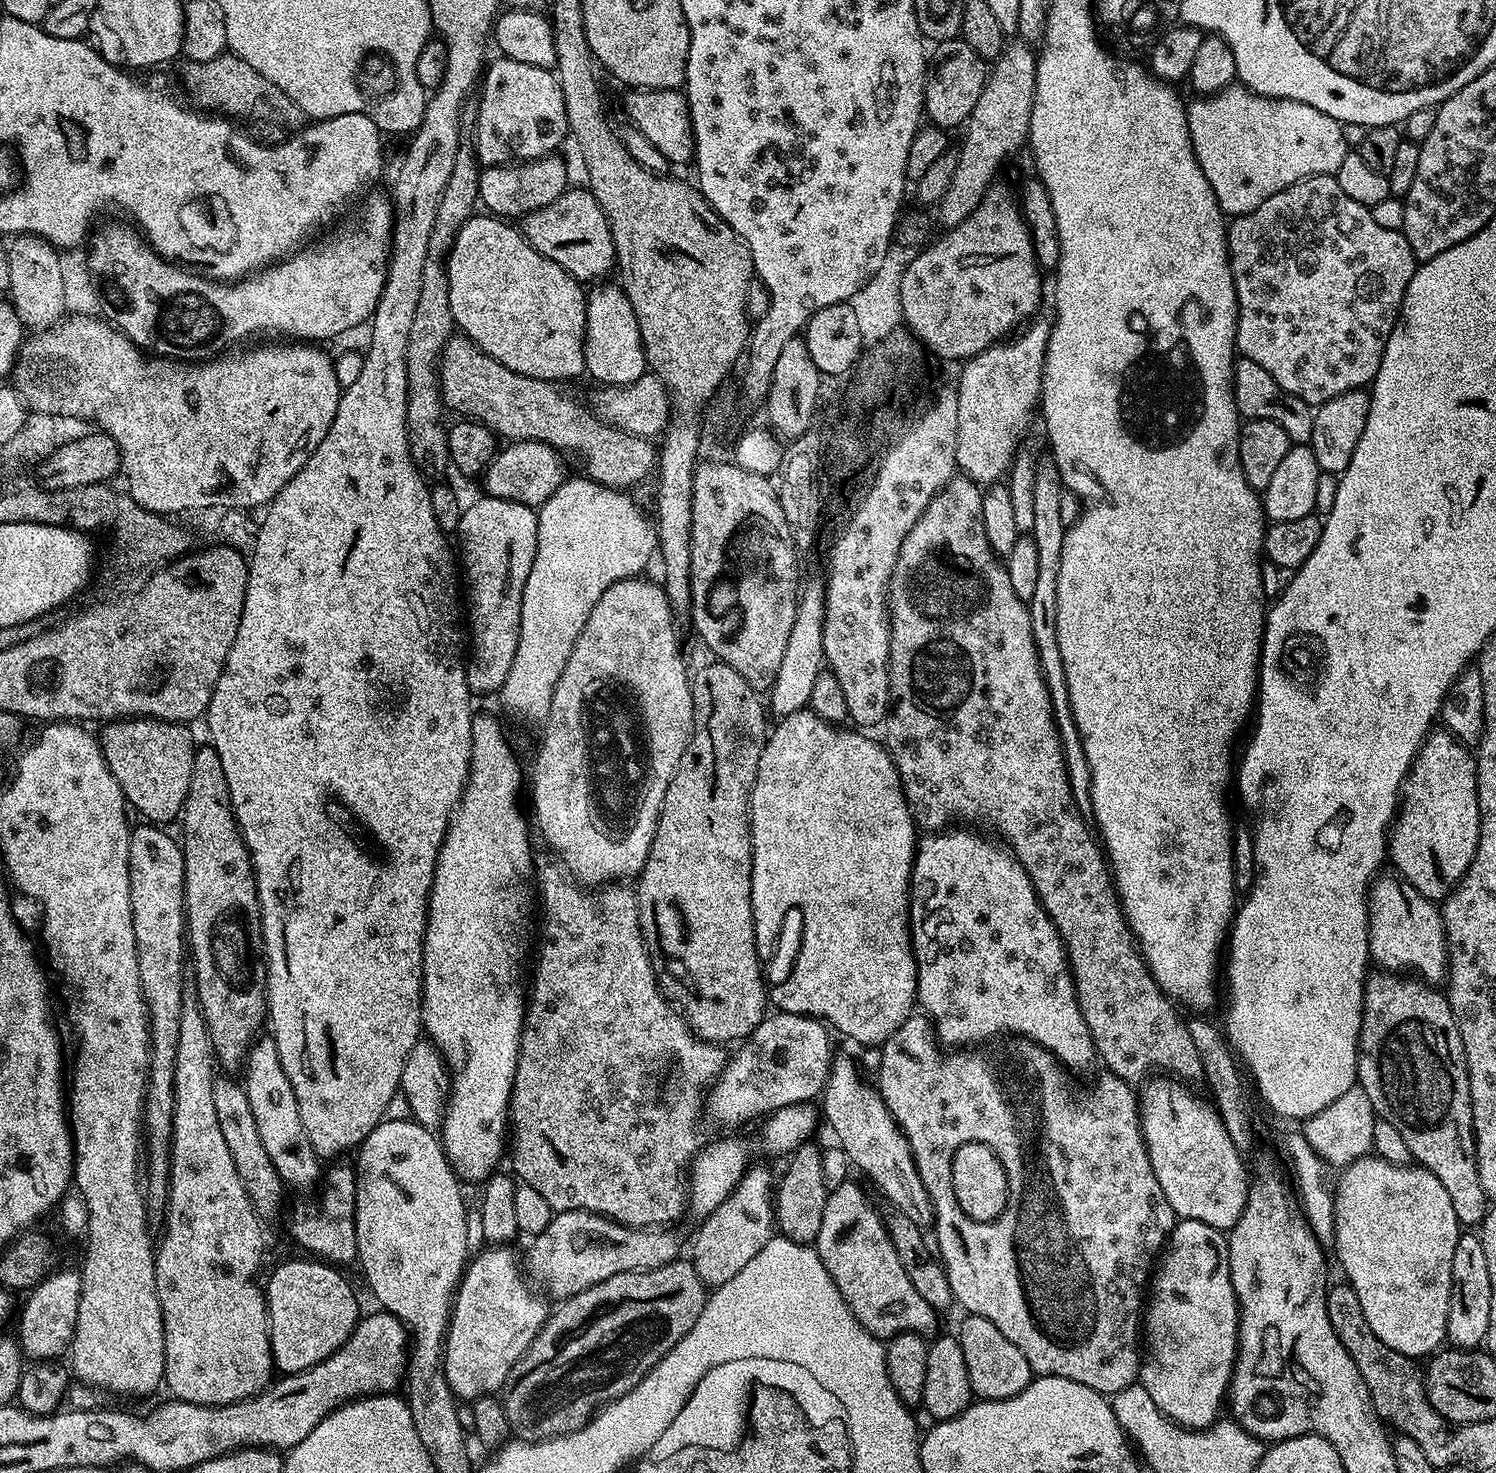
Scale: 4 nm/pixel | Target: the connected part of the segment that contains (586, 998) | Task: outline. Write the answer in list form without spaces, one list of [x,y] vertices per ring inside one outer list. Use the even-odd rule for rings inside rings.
[[[537,863],[534,868],[539,891],[540,888],[544,891],[544,941],[540,944],[536,973],[533,976],[531,973],[530,976],[524,1028],[520,1032],[520,1053],[512,1083],[512,1102],[508,1105],[511,1171],[523,1183],[534,1186],[534,1190],[538,1190],[538,1194],[542,1194],[542,1198],[550,1202],[553,1213],[581,1208],[587,1212],[609,1216],[611,1220],[629,1224],[631,1228],[668,1226],[671,1225],[668,1224],[671,1220],[678,1219],[689,1207],[690,1192],[686,1187],[686,1177],[693,1158],[702,1147],[700,1119],[706,1116],[706,1093],[722,1074],[730,1056],[720,1049],[723,1047],[719,1043],[697,1036],[692,1031],[691,1024],[684,1019],[683,1012],[665,996],[658,979],[657,965],[640,929],[640,912],[635,891],[631,887],[627,888],[624,885],[627,883],[624,882],[609,882],[589,890],[577,883],[559,863],[556,864]]]

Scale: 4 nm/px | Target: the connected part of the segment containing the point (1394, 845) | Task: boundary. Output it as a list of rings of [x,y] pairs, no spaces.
[[[1433,730],[1424,739],[1412,768],[1404,780],[1398,815],[1388,837],[1387,859],[1408,888],[1418,890],[1426,899],[1443,901],[1468,874],[1468,867],[1478,850],[1480,837],[1480,795],[1476,789],[1476,758],[1447,730]]]

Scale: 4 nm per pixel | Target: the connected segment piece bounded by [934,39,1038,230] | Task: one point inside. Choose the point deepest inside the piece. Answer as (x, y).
(998, 126)

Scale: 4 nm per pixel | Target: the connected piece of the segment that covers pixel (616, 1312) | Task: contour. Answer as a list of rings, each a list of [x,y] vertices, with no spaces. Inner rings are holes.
[[[665,1264],[658,1266],[660,1272],[655,1268],[645,1268],[648,1276],[640,1276],[637,1271],[628,1276],[625,1272],[622,1274],[614,1274],[614,1278],[606,1278],[606,1282],[590,1286],[592,1292],[584,1288],[584,1296],[596,1296],[596,1300],[584,1300],[579,1292],[575,1292],[572,1296],[567,1297],[563,1301],[564,1308],[560,1308],[551,1313],[544,1325],[541,1327],[541,1332],[544,1334],[544,1340],[534,1338],[535,1344],[556,1344],[556,1352],[560,1352],[560,1360],[552,1360],[552,1364],[544,1364],[544,1368],[536,1368],[536,1372],[532,1372],[532,1376],[519,1377],[516,1385],[513,1383],[507,1389],[508,1398],[503,1399],[506,1418],[508,1419],[511,1431],[517,1437],[523,1440],[547,1440],[549,1436],[564,1436],[567,1432],[573,1432],[578,1428],[583,1428],[604,1405],[609,1404],[611,1400],[616,1400],[622,1394],[626,1394],[630,1390],[634,1390],[634,1386],[638,1386],[638,1382],[642,1382],[642,1378],[650,1371],[657,1362],[677,1344],[687,1332],[684,1330],[684,1316],[688,1316],[688,1312],[684,1312],[684,1308],[680,1308],[680,1304],[684,1304],[684,1300],[680,1300],[680,1292],[676,1292],[676,1288],[672,1288],[672,1292],[660,1292],[660,1284],[668,1284],[668,1280],[660,1280],[660,1276],[664,1276],[664,1272],[668,1272]]]

